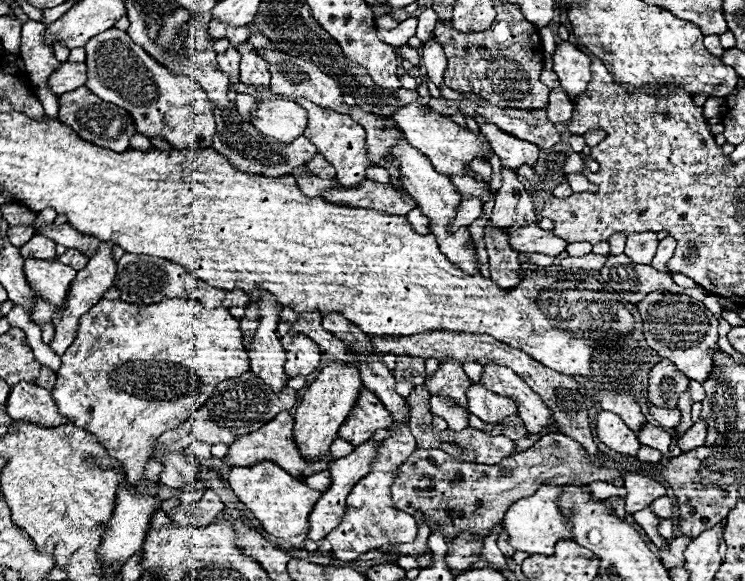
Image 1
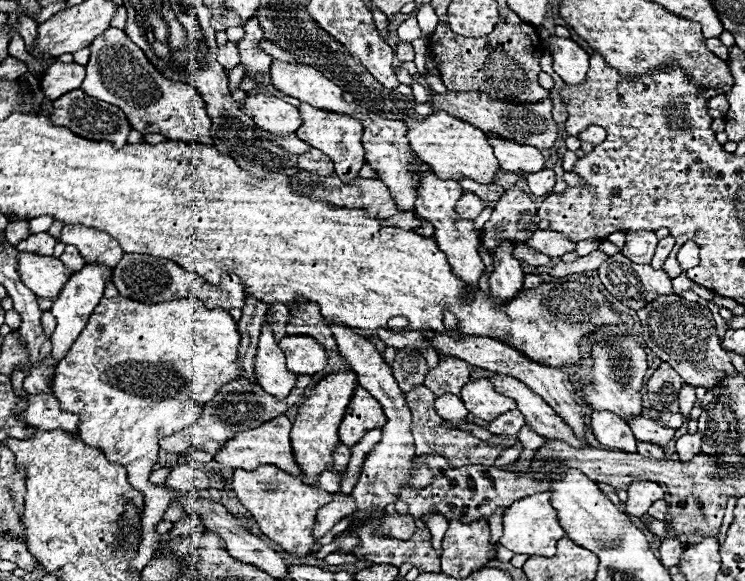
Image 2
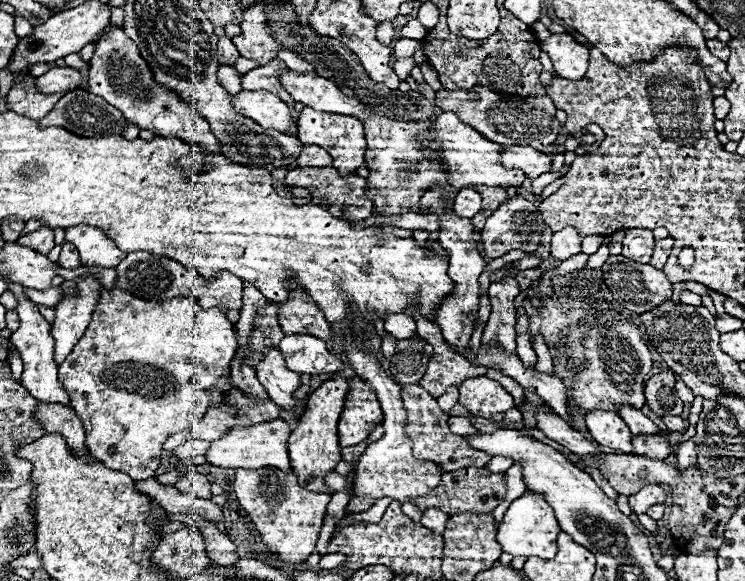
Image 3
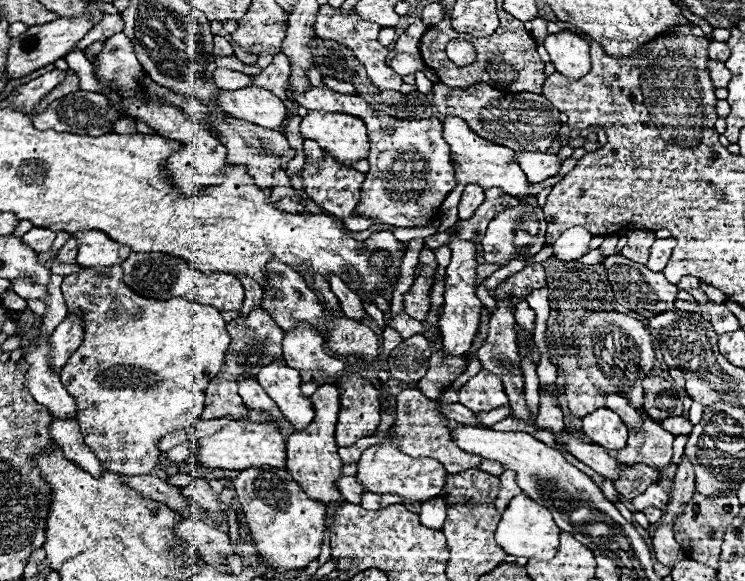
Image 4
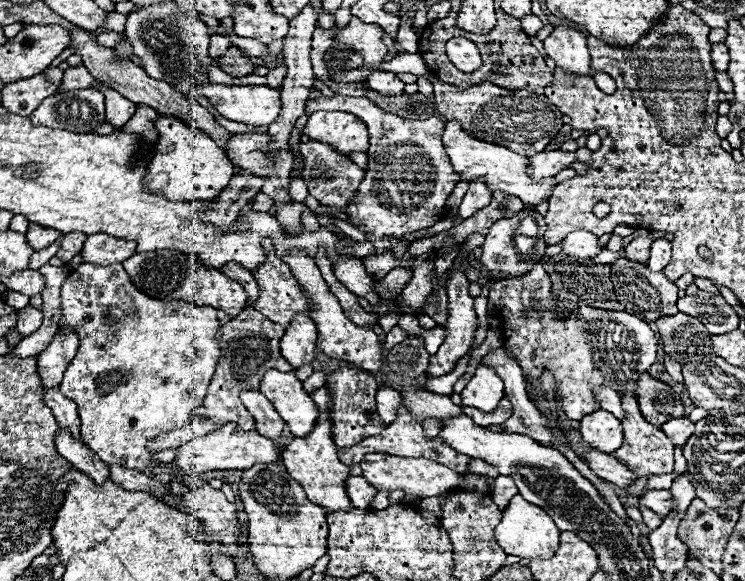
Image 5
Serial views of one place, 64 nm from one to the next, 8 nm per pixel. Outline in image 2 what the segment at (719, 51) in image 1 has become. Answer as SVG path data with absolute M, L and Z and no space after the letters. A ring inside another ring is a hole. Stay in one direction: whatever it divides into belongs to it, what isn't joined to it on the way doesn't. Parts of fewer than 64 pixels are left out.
M706 38L706 46L710 52L714 52L718 58L728 60L728 48L718 38Z

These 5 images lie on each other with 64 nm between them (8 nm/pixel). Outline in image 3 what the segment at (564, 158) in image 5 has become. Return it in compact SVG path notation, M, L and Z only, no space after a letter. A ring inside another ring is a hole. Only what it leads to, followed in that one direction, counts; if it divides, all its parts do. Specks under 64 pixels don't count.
M530 146L504 148L500 152L500 162L504 168L520 168L528 178L536 178L552 168L552 158Z

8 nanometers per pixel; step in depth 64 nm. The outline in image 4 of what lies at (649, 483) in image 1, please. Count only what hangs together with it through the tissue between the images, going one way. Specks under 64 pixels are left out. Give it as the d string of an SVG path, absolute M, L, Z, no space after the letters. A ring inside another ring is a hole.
M658 484L648 486L644 494L632 498L632 506L634 506L636 512L642 512L642 510L648 508L648 506L654 506L654 508L664 510L666 504L668 504L668 492L666 492L662 486L658 486Z

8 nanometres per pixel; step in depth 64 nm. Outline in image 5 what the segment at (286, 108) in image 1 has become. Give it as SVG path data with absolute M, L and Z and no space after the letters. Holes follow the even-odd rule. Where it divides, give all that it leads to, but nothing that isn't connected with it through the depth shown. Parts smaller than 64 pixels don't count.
M208 82L202 84L198 92L206 96L224 118L248 126L270 126L282 110L280 94L268 86L224 86Z

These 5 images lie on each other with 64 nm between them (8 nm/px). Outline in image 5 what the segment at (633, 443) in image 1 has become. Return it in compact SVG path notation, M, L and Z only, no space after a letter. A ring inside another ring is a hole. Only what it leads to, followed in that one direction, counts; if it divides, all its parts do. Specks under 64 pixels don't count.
M596 410L580 420L580 432L588 446L596 446L604 452L614 452L624 442L624 430L620 420L606 410Z

